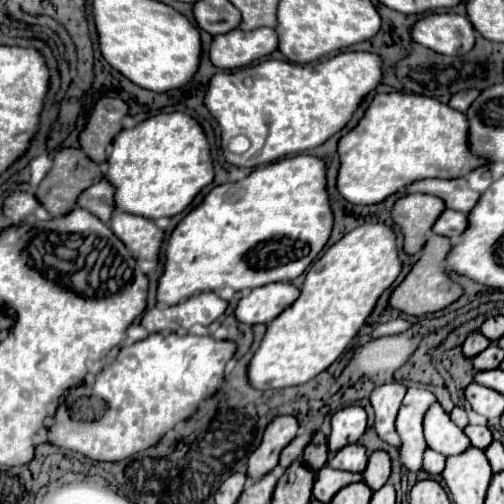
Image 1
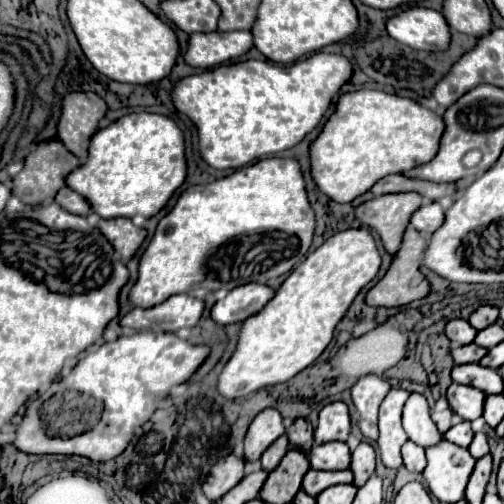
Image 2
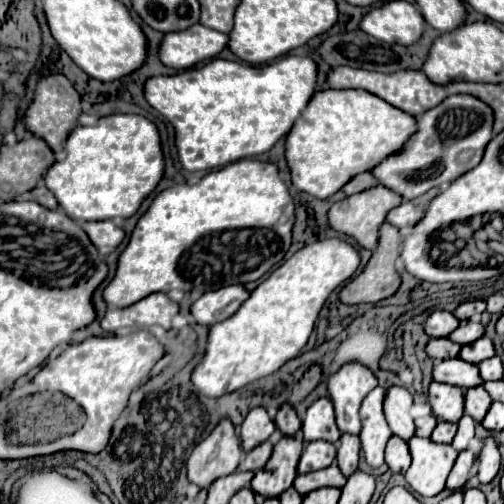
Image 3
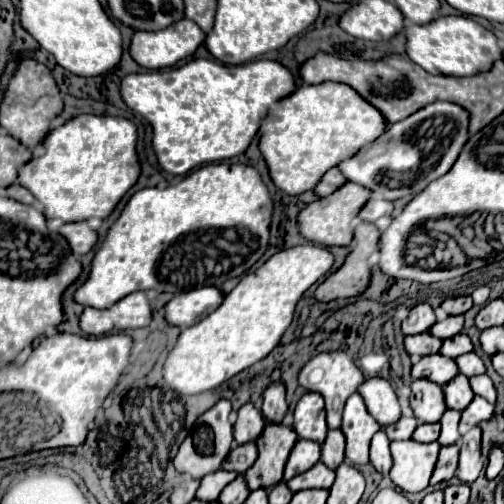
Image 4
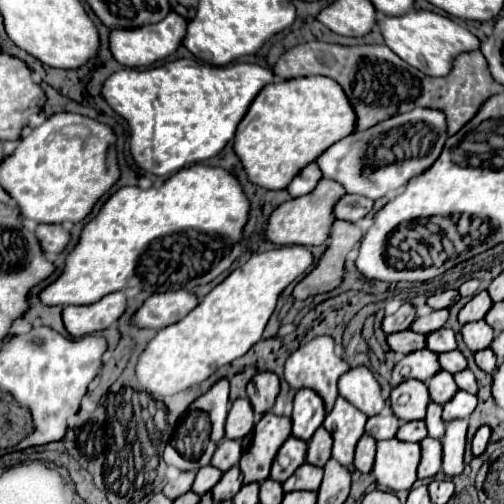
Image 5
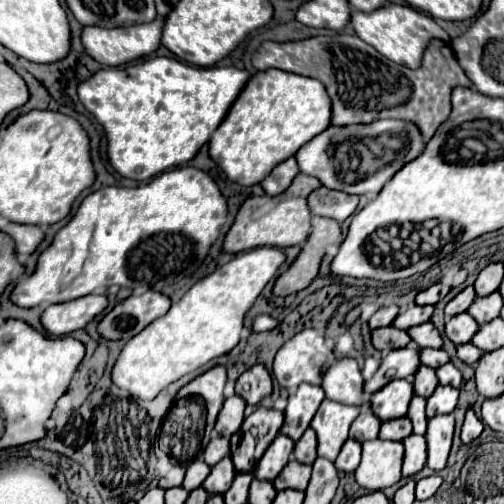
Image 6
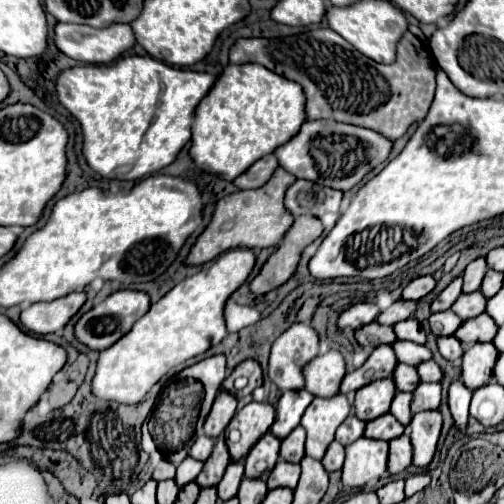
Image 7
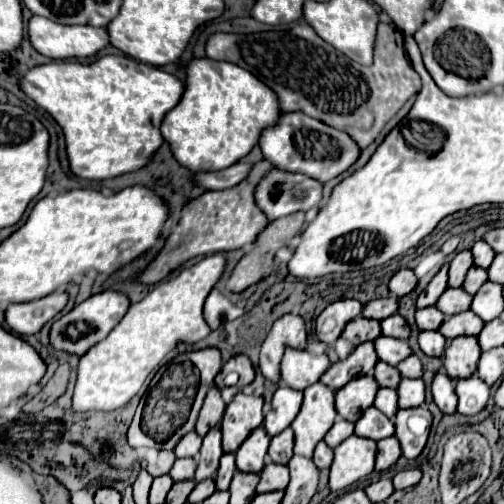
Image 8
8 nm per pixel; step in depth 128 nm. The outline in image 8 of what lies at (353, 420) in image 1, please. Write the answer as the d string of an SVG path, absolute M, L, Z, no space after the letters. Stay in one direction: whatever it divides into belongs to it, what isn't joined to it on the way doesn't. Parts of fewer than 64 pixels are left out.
M280 386L274 392L272 408L264 416L264 424L262 424L264 430L268 432L268 436L276 436L284 428L288 428L292 424L292 420L296 418L298 410L300 410L300 404L302 404L302 392Z

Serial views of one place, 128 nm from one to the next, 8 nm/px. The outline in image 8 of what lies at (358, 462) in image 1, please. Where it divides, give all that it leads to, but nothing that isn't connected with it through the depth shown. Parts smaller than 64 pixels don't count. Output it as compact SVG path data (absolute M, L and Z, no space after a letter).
M256 428L244 440L244 444L236 452L236 466L242 472L260 472L264 466L264 456L270 444L270 436L264 428Z

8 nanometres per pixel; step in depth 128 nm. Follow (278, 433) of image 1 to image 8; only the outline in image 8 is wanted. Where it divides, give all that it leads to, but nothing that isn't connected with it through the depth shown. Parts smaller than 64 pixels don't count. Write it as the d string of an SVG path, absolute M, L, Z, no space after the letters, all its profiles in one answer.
M212 386L204 398L204 404L200 408L200 414L198 414L198 420L196 420L196 434L204 436L212 426L216 426L220 420L222 420L222 414L224 414L224 400L220 398L220 390L216 386Z

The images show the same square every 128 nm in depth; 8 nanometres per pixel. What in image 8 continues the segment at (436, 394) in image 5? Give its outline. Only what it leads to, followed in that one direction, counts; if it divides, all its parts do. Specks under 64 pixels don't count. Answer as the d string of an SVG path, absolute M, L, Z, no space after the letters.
M378 362L376 368L372 370L372 374L374 374L374 378L376 378L376 382L378 382L380 386L396 388L398 382L400 382L400 372L398 372L394 366L384 364L384 362Z

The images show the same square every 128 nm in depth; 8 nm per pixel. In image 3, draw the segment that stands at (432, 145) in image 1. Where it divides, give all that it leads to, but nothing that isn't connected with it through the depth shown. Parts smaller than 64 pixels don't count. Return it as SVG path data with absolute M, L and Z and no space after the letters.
M320 90L314 92L294 128L286 134L284 158L290 168L292 186L316 198L338 192L352 176L366 172L384 156L402 148L404 140L416 130L414 116L390 106L366 90Z

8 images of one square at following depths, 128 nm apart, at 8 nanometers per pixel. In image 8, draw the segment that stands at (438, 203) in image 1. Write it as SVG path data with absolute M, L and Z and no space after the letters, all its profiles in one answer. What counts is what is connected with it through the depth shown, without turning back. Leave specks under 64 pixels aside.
M260 160L252 166L248 176L240 184L226 190L210 190L194 200L188 200L182 208L182 216L178 218L176 226L170 230L162 250L136 276L136 282L154 284L154 282L160 282L164 276L168 276L172 270L176 270L182 262L190 258L216 254L216 252L228 252L228 250L236 250L246 244L252 244L258 232L268 224L268 218L254 204L252 190L258 184L258 180L270 170L270 166L272 164L268 160Z

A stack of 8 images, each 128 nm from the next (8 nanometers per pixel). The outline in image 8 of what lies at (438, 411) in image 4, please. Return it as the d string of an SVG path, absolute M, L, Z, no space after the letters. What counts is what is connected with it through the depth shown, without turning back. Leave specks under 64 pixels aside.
M370 374L350 380L346 384L346 388L336 390L336 400L334 400L336 412L348 422L356 422L360 418L360 414L368 406L372 406L376 390L378 390L378 384Z

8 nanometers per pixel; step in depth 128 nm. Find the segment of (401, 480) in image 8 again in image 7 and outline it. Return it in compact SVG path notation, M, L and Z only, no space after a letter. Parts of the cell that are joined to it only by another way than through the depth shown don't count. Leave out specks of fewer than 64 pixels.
M428 474L408 476L408 478L406 478L406 486L404 486L404 494L406 494L406 496L412 496L412 494L424 490L428 484L430 484L430 476L428 476Z

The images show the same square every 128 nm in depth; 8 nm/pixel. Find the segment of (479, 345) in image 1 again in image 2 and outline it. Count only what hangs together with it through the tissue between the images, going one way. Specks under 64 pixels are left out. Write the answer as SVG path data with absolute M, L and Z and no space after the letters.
M448 320L444 326L444 334L448 336L452 346L462 346L462 344L470 344L476 336L476 330L466 322L466 320Z

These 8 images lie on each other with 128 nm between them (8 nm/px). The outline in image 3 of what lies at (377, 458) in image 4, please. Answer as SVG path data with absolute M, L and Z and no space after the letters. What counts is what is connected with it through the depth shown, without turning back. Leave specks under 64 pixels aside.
M390 436L388 444L384 448L384 456L386 456L386 464L392 472L404 472L410 466L408 446L398 436Z

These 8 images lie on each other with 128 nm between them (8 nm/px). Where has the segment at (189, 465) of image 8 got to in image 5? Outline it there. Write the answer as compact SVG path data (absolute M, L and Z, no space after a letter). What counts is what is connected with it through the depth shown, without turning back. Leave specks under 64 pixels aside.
M204 466L196 472L196 478L194 478L194 484L192 484L192 492L196 494L204 494L204 492L210 492L210 488L220 480L222 472L214 466Z

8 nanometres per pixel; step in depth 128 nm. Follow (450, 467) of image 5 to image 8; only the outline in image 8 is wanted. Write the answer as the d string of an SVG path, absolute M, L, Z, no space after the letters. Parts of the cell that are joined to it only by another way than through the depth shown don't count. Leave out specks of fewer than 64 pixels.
M426 406L398 410L394 416L394 424L396 424L394 436L400 440L402 454L406 458L416 458L428 440L432 414L428 412Z

